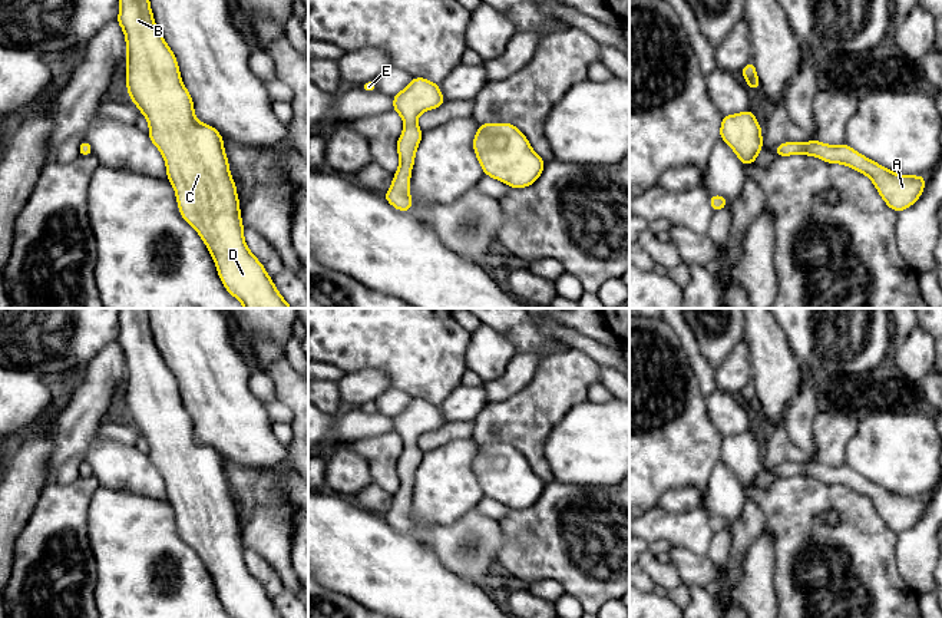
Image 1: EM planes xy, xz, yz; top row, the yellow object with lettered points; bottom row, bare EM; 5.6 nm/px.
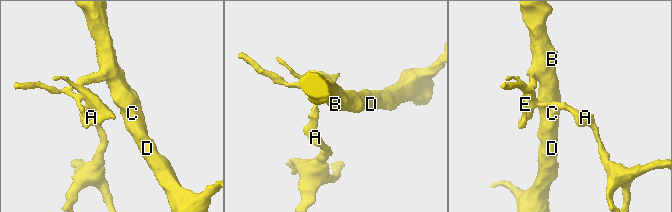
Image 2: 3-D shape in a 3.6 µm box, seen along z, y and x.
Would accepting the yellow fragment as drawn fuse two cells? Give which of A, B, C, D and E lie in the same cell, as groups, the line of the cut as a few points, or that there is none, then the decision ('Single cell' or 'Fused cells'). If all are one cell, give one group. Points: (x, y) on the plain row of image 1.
Groups: A / B C D E. Split along yz (815, 460), (807, 466), (809, 475). Fused cells

